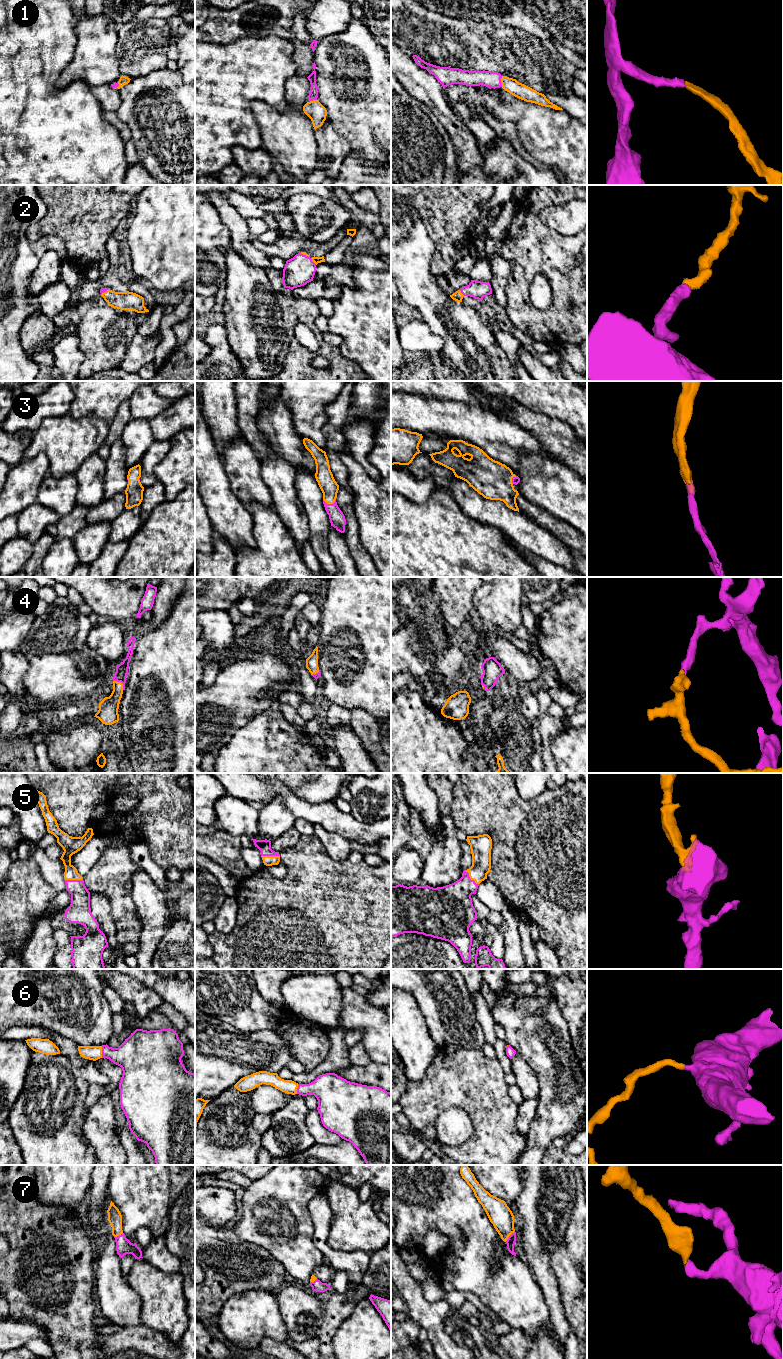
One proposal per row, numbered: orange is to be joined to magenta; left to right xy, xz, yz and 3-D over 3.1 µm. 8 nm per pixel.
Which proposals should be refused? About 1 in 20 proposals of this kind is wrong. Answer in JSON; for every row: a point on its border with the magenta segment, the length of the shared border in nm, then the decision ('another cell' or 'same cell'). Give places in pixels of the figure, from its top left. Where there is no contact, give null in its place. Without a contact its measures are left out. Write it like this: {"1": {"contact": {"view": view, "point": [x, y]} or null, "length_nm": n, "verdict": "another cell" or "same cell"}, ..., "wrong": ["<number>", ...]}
{"1": {"contact": {"view": "yz", "point": [500, 81]}, "length_nm": 90, "verdict": "same cell"}, "2": {"contact": {"view": "xz", "point": [312, 261]}, "length_nm": 80, "verdict": "same cell"}, "3": {"contact": {"view": "xz", "point": [329, 504]}, "length_nm": 110, "verdict": "same cell"}, "4": {"contact": {"view": "xy", "point": [120, 681]}, "length_nm": 120, "verdict": "same cell"}, "5": {"contact": {"view": "xz", "point": [270, 855]}, "length_nm": 150, "verdict": "same cell"}, "6": {"contact": {"view": "xy", "point": [102, 1052]}, "length_nm": 100, "verdict": "same cell"}, "7": {"contact": {"view": "yz", "point": [509, 1236]}, "length_nm": 120, "verdict": "same cell"}, "wrong": []}

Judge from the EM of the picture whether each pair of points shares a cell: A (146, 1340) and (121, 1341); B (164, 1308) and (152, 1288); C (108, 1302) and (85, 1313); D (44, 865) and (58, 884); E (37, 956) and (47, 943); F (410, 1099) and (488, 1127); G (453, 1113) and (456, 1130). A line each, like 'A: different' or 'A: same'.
A: same
B: same
C: different
D: same
E: same
F: same
G: same

